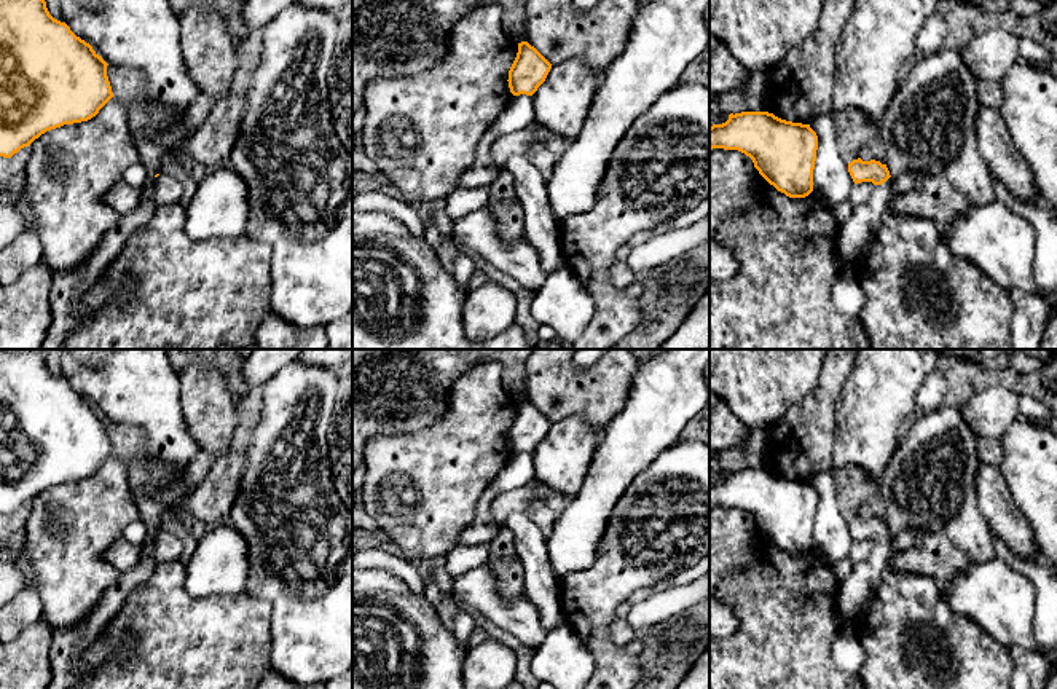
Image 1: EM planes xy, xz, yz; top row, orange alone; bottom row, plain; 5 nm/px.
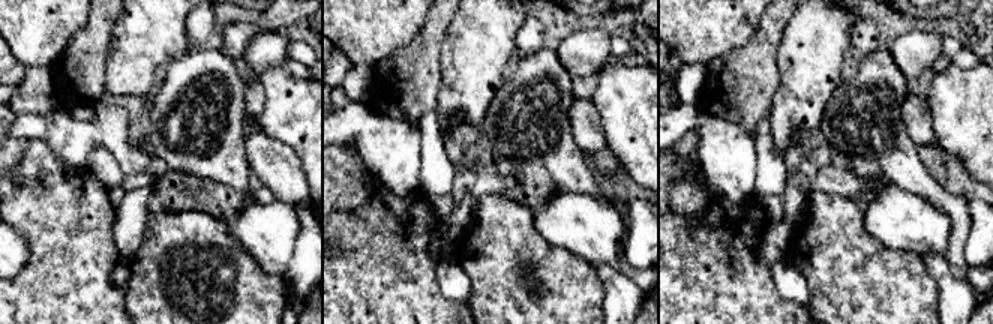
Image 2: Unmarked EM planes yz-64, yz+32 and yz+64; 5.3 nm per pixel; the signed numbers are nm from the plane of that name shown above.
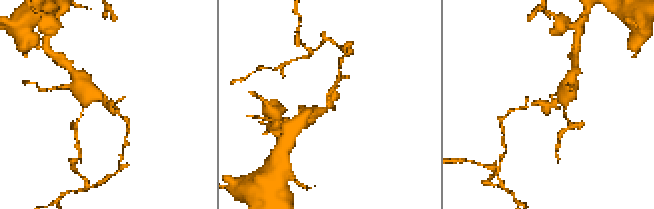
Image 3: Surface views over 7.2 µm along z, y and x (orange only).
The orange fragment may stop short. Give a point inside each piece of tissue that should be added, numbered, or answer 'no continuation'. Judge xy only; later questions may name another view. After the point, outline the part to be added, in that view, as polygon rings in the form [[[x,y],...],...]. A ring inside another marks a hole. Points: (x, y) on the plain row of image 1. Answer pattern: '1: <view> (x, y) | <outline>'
1: xy (165, 546) | [[[159,530],[151,539],[151,553],[156,563],[180,560],[183,544],[182,541],[166,530]]]

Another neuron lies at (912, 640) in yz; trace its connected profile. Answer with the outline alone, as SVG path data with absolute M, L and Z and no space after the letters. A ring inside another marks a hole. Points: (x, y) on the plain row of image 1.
M888 565L872 604L848 627L866 651L859 671L866 689L1011 689L1014 662L1008 648L974 620L953 612L933 577Z

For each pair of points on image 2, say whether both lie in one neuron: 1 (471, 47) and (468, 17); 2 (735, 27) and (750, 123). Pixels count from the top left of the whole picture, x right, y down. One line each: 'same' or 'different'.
1: same
2: different

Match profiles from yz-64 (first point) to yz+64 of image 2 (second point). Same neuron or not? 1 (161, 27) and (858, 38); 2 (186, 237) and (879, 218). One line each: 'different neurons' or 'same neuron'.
1: different neurons
2: different neurons

